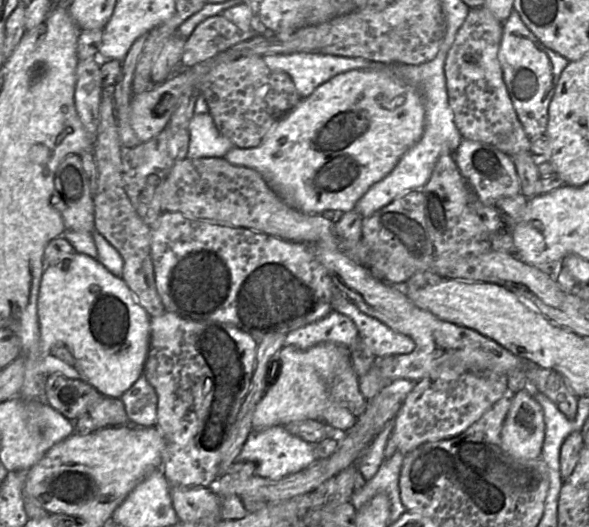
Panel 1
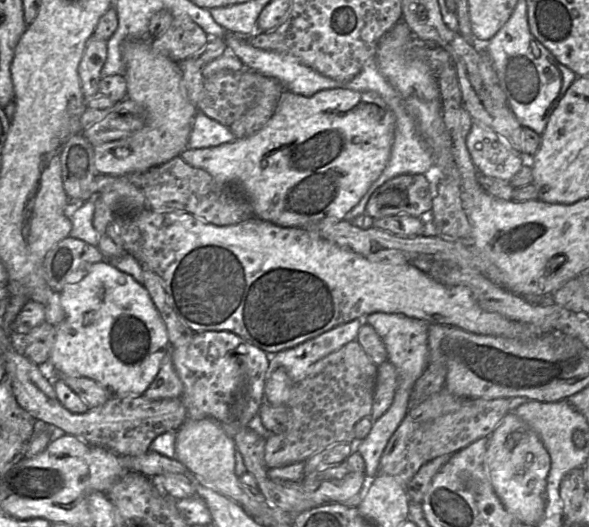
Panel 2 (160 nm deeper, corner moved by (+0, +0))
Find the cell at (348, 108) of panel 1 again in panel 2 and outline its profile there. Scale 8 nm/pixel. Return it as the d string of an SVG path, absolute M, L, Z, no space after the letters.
M344 88L321 90L310 97L285 91L267 123L254 134L234 139L230 143L225 143L215 147L189 149L186 148L181 154L181 158L193 167L205 170L217 181L223 184L234 184L240 187L244 195L249 200L255 218L270 221L274 224L285 227L309 226L323 219L345 219L346 214L355 207L365 195L372 183L384 170L394 140L395 115L388 104L375 92L359 92Z

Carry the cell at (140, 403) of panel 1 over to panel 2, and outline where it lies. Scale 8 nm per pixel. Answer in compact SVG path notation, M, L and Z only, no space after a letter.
M169 343L168 352L160 364L156 377L143 394L145 398L159 400L181 396L183 384L174 369L170 354L171 349L172 346Z

